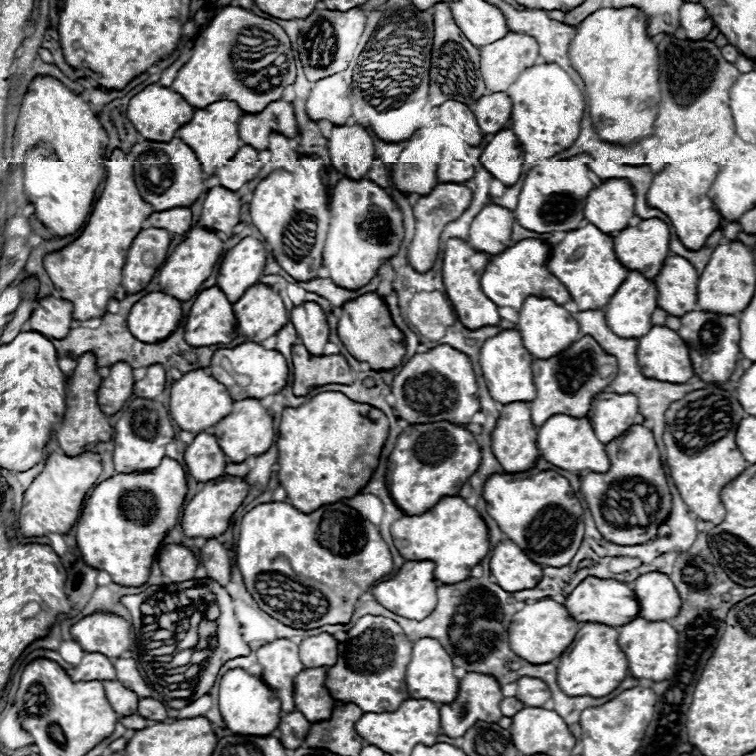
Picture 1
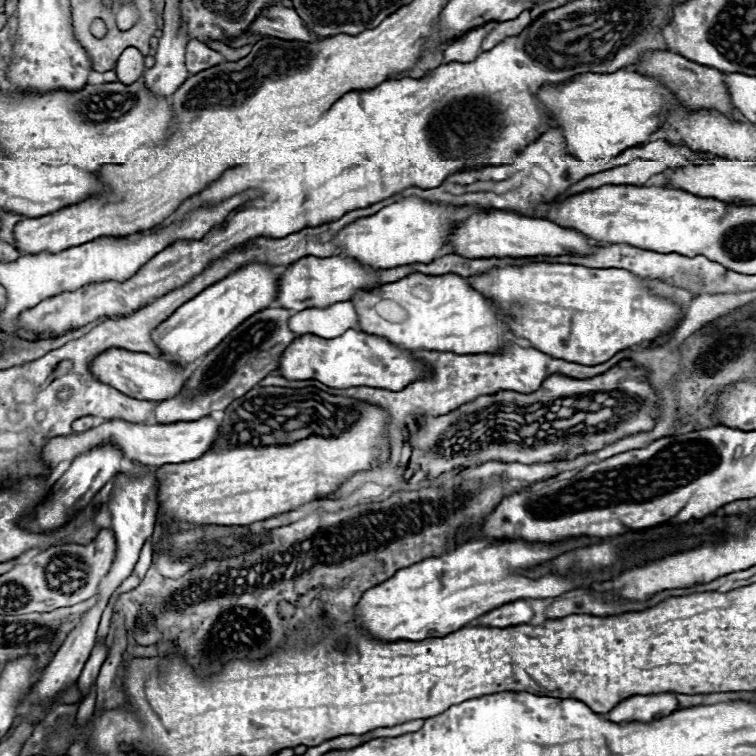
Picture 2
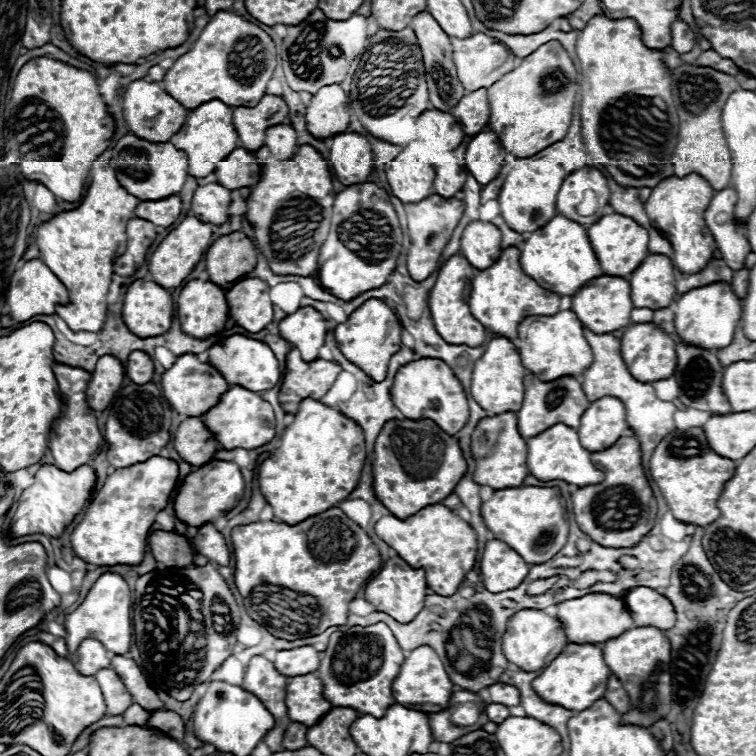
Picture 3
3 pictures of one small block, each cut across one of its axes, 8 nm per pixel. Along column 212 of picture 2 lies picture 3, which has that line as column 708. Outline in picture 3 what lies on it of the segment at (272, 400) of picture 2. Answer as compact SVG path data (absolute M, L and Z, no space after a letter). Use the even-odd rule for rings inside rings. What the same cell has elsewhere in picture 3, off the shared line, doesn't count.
M694 426L688 430L674 430L674 434L668 434L656 446L650 458L650 476L658 484L672 514L680 522L698 526L708 526L720 516L716 500L720 498L724 484L734 476L734 470L736 470L734 460L722 458L714 454L714 450L710 450L702 426Z

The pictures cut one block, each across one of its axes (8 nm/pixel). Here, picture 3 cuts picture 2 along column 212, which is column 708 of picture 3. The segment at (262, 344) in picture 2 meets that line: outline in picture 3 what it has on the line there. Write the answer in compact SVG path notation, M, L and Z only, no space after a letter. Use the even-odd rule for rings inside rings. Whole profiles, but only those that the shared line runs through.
M700 346L684 348L684 358L678 358L678 368L674 374L680 386L680 402L688 408L706 410L706 412L718 412L718 414L732 412L728 398L722 390L722 374L724 374L724 366L720 364L714 350L706 350Z

